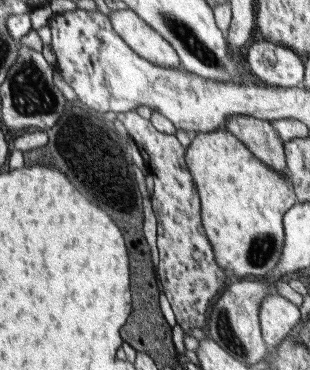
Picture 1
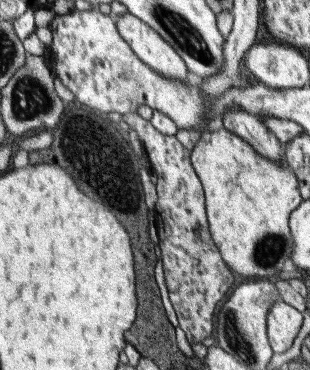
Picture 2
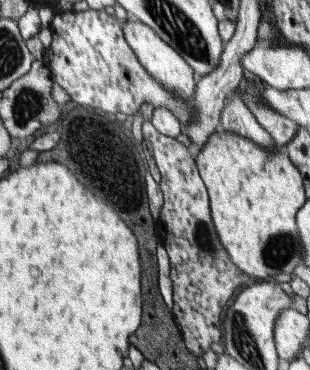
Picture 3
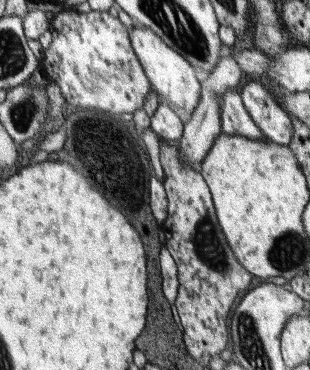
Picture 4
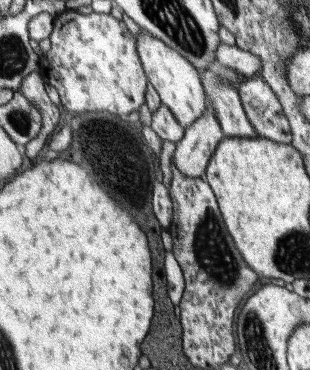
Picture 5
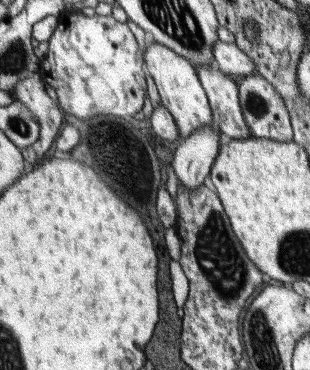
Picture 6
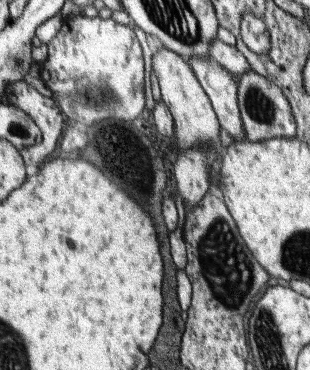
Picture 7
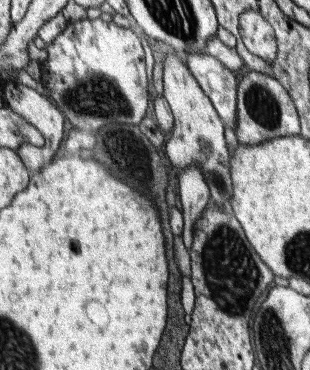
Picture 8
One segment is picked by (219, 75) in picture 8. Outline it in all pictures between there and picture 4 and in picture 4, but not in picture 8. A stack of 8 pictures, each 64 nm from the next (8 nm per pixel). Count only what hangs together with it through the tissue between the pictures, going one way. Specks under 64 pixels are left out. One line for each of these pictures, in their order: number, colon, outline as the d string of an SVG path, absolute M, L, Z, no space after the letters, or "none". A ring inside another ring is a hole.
4: M225 92L221 100L221 132L223 134L233 134L233 136L243 136L247 140L257 140L257 142L269 142L265 132L257 128L255 120L251 118L249 110L245 108L241 94Z
5: M213 72L203 74L205 78L205 94L209 94L209 106L215 112L215 118L221 126L221 132L225 138L237 136L237 138L257 138L257 130L253 128L251 120L247 118L243 104L241 104L241 96L239 92L235 92L233 86L229 84L221 84L217 80L217 76Z
6: M201 66L197 68L197 74L201 78L201 86L205 88L213 112L213 124L219 126L219 134L223 136L223 140L251 138L251 128L239 104L239 88L221 70Z
7: M191 58L187 62L197 74L197 82L201 82L201 90L205 90L205 94L209 96L217 120L221 122L221 128L225 128L225 132L233 140L245 140L235 76L231 76L231 72L227 72L225 68L221 68L221 64L213 60Z

